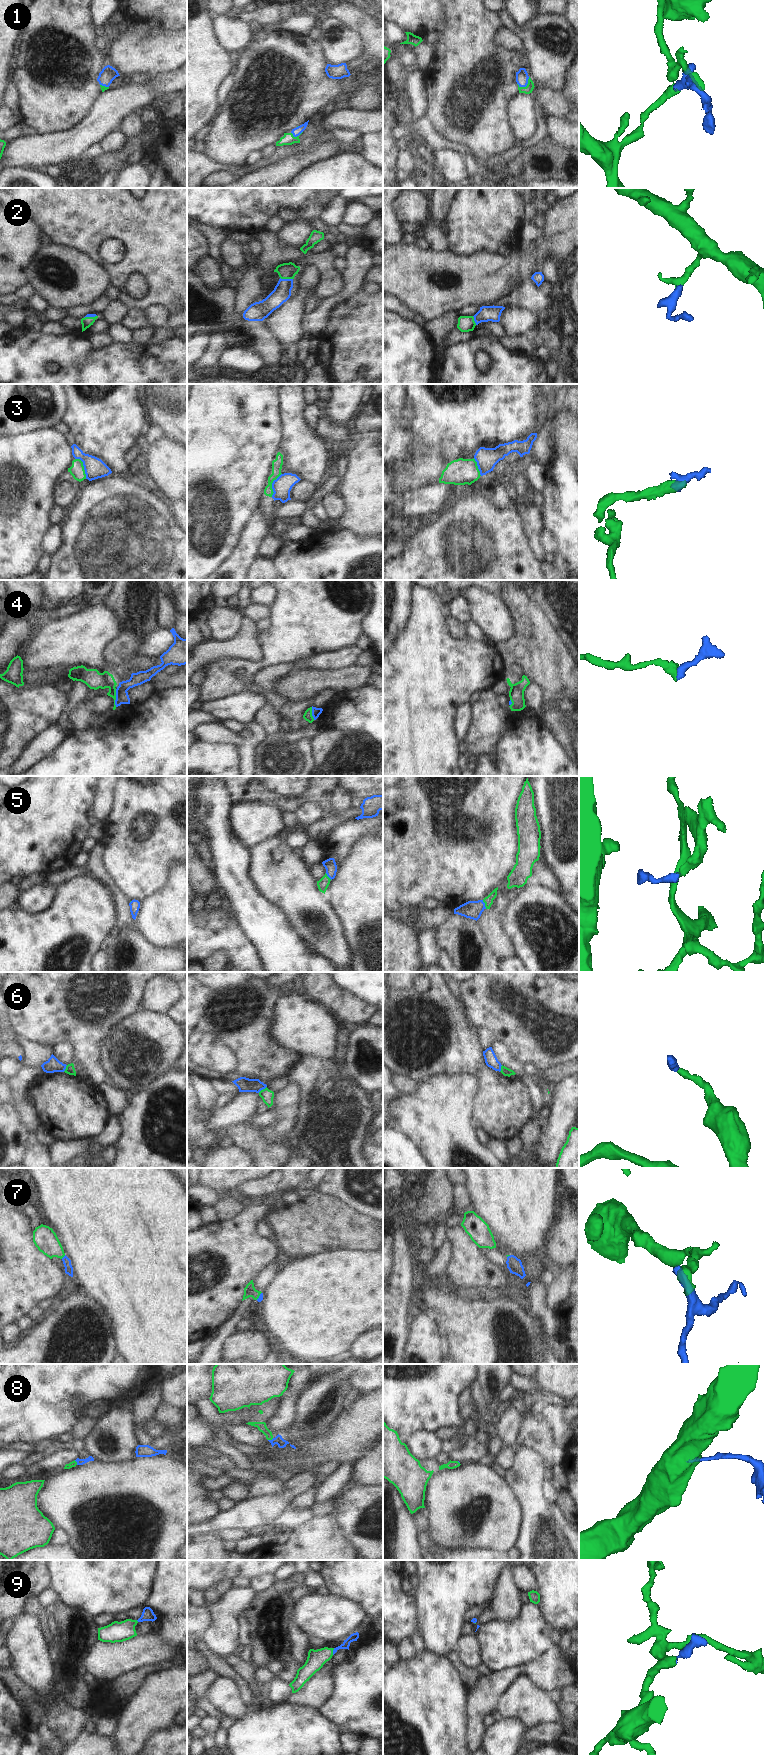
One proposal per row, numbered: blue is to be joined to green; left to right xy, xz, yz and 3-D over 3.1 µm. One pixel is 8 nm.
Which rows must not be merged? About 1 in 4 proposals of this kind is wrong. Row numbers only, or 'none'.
3, 6

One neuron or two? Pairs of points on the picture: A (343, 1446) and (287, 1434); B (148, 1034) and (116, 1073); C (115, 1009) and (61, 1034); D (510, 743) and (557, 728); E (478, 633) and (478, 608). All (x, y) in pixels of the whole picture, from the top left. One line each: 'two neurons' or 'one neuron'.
A: one neuron
B: one neuron
C: one neuron
D: two neurons
E: two neurons

